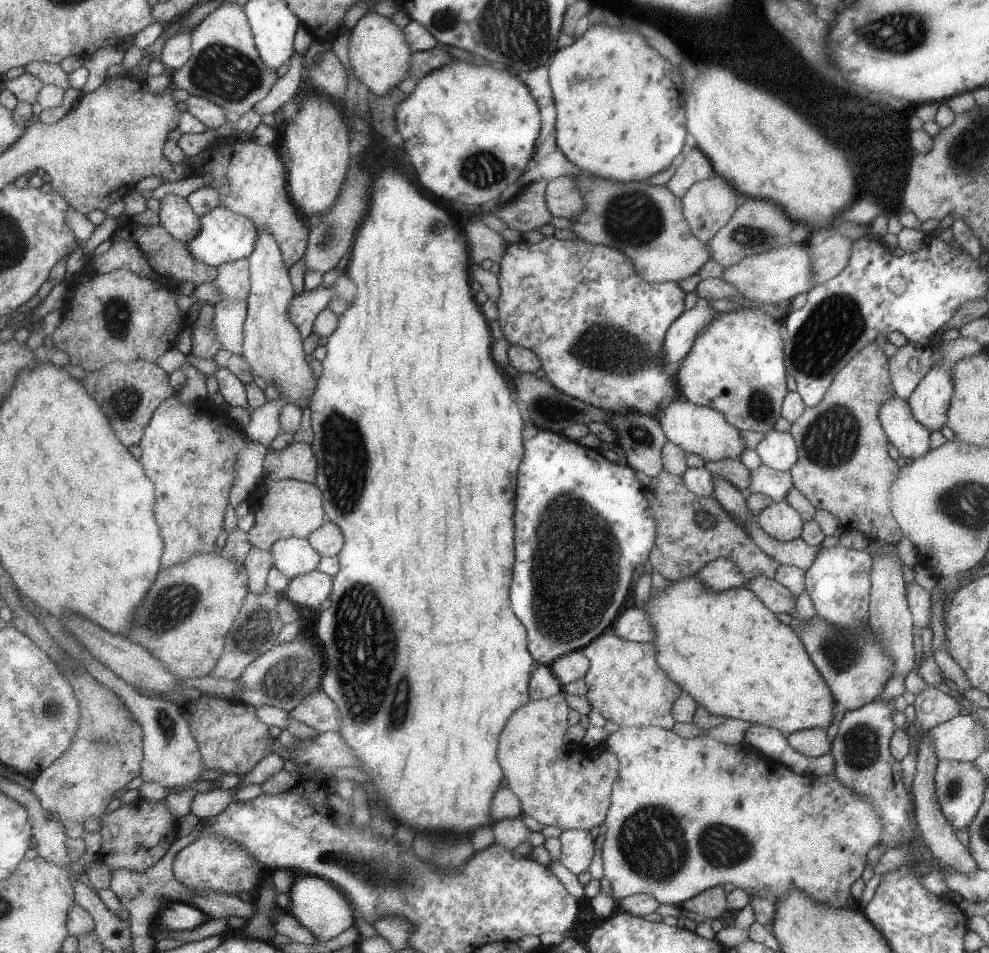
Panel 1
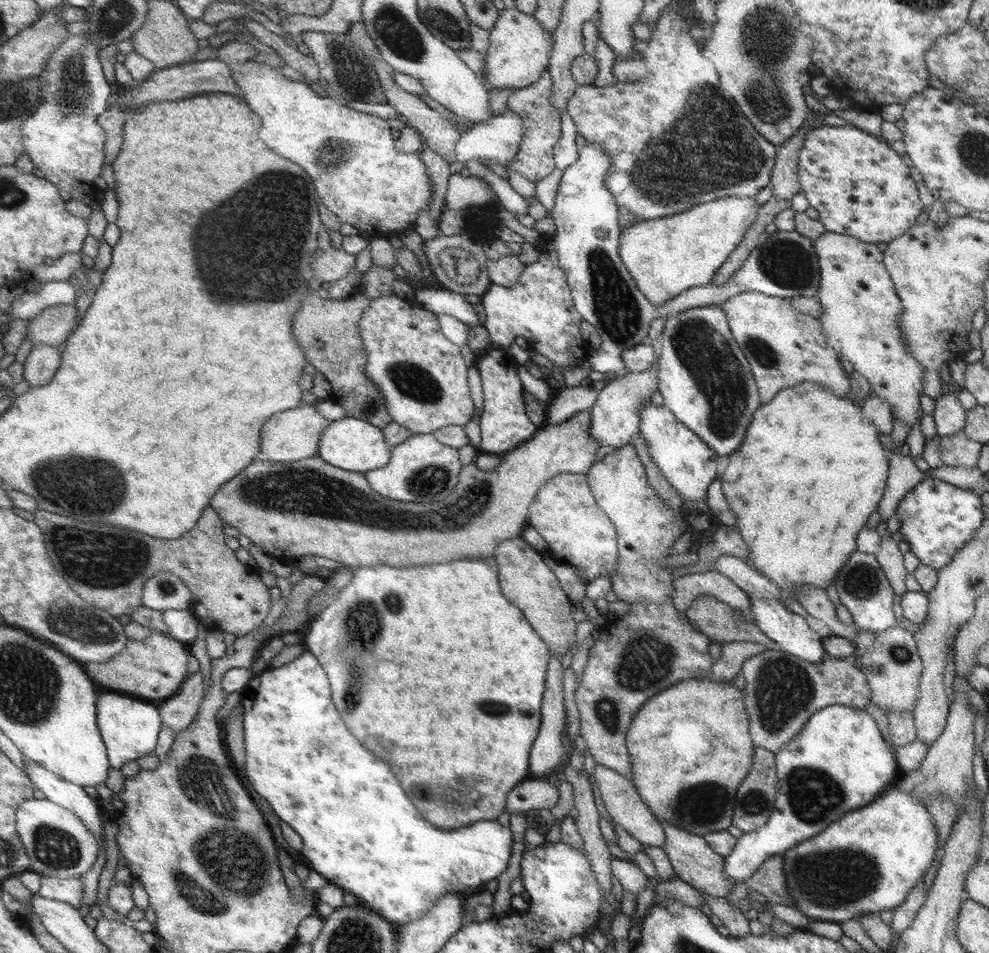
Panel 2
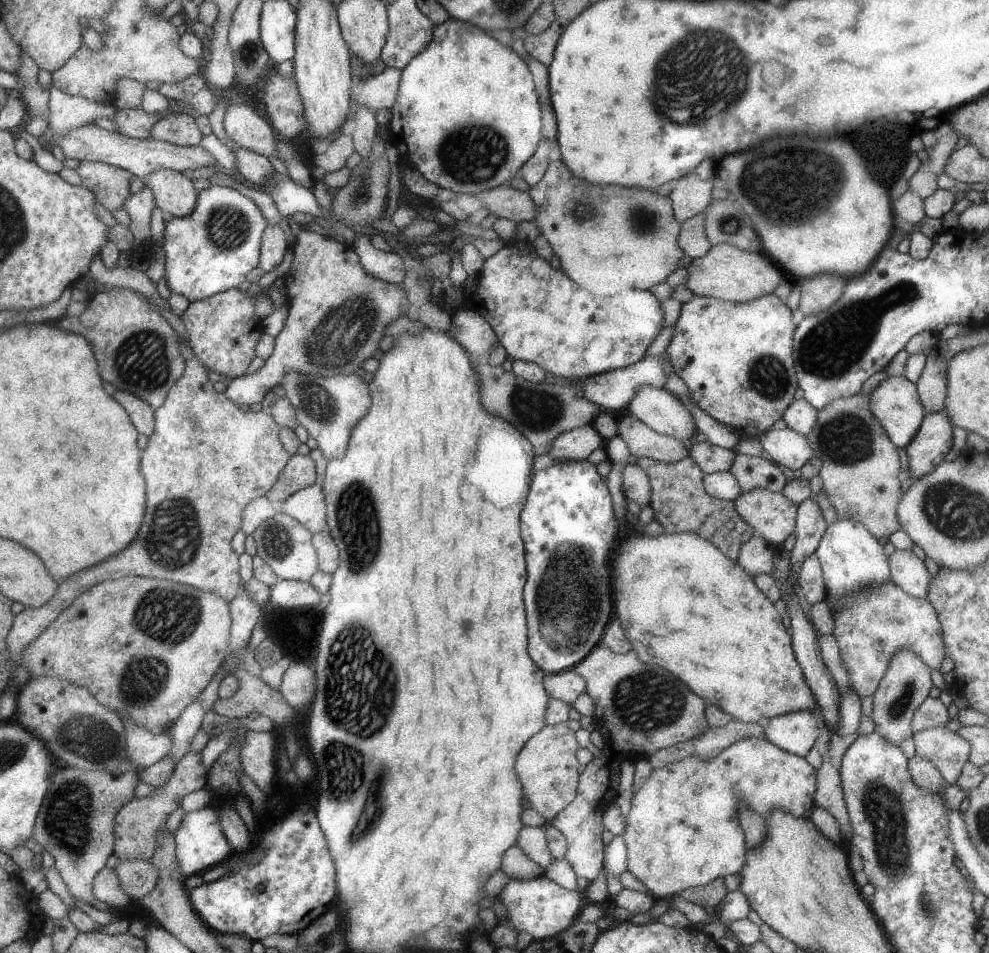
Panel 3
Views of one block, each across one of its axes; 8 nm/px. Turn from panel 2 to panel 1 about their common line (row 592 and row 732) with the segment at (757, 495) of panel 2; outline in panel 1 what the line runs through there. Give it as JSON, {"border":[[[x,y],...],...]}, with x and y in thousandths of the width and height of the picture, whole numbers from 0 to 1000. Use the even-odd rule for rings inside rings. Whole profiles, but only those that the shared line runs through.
{"border":[[[697,603],[696,605],[680,610],[675,616],[664,620],[661,624],[654,627],[648,640],[653,642],[657,656],[661,661],[659,672],[662,693],[666,701],[679,714],[689,721],[690,726],[694,726],[705,739],[710,741],[717,749],[727,750],[733,753],[747,754],[765,761],[774,761],[791,768],[793,771],[821,765],[822,763],[834,765],[841,757],[841,743],[843,742],[843,731],[837,718],[832,716],[831,708],[828,707],[826,700],[821,695],[811,671],[804,667],[802,659],[793,656],[784,648],[781,642],[766,626],[752,615],[747,617],[738,617],[732,620],[718,620],[712,616],[712,613],[706,608],[705,603]]]}

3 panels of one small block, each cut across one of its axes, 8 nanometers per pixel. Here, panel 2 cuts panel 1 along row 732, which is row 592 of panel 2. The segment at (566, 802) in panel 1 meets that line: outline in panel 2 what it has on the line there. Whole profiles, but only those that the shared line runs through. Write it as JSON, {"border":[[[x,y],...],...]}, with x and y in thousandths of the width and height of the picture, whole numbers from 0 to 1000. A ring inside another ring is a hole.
{"border":[[[523,562],[505,570],[498,586],[505,600],[505,617],[509,627],[521,638],[529,638],[529,646],[537,651],[537,659],[551,673],[554,684],[562,684],[568,689],[581,663],[582,654],[577,650],[578,632],[567,619],[560,601],[548,590],[547,581]]]}

